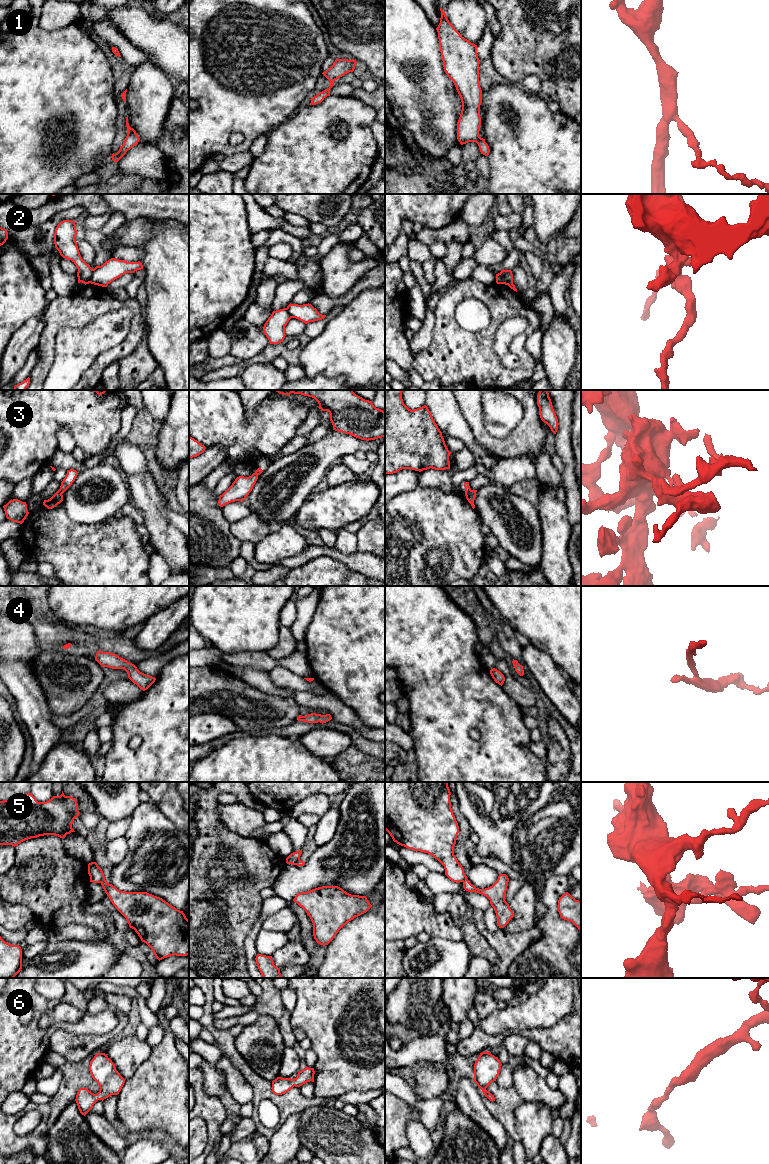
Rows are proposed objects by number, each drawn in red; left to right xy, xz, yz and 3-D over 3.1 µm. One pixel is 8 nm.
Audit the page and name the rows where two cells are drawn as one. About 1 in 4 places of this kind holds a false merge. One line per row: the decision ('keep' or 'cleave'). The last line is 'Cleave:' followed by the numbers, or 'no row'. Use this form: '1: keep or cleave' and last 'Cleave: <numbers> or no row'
1: keep
2: cleave
3: cleave
4: keep
5: cleave
6: keep
Cleave: 2, 3, 5

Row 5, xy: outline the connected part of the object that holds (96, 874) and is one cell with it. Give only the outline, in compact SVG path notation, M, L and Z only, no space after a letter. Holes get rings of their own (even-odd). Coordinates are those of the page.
M96 862L88 864L88 874L90 876L90 882L102 883L105 880L104 873Z

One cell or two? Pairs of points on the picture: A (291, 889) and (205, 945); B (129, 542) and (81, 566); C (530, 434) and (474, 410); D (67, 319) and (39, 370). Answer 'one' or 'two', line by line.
A: two
B: one
C: one
D: one

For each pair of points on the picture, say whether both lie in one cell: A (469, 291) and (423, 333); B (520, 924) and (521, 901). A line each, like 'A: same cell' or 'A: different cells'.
A: different cells
B: same cell

